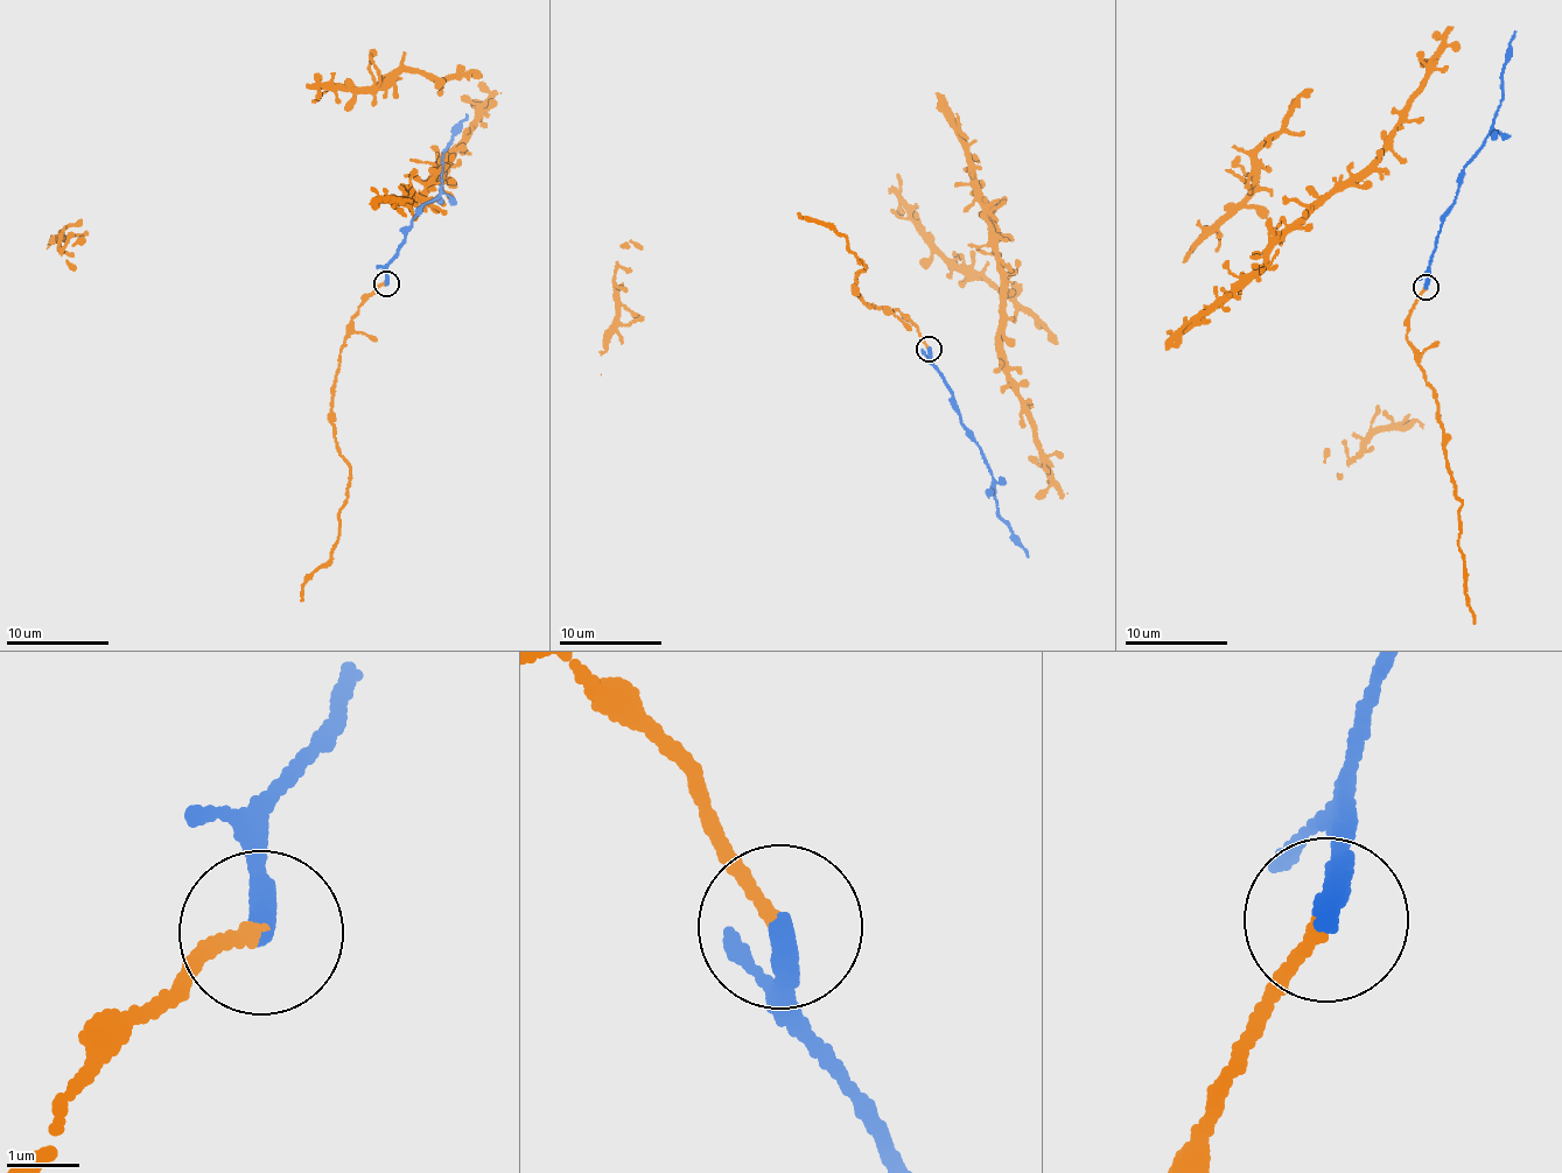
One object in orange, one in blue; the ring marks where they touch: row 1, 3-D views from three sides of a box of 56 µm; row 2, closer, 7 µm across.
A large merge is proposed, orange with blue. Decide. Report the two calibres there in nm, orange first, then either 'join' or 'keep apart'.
180 nm thick on the orange side, 320 nm on the other; join

